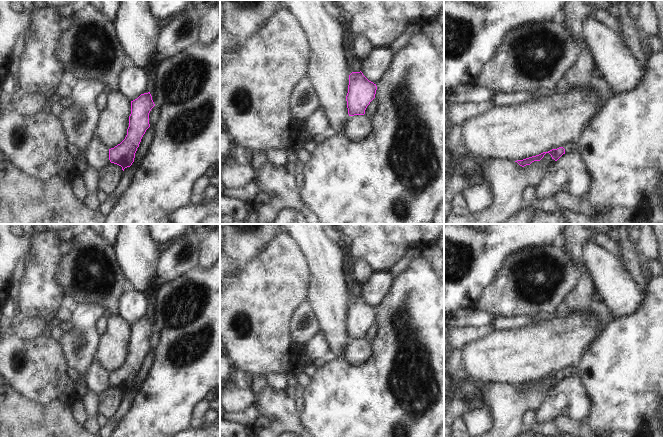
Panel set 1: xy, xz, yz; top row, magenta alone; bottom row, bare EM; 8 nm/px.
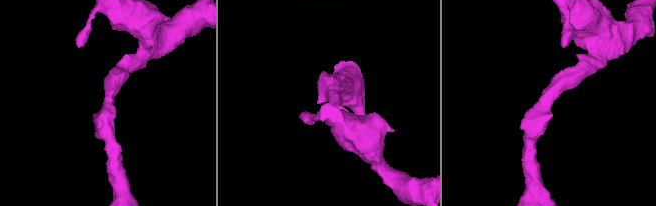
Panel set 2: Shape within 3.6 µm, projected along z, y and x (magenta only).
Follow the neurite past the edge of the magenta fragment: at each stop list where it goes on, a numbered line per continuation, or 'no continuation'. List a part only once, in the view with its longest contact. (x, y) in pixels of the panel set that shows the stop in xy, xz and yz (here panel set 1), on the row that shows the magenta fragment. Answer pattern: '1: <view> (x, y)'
1: yz (569, 147)

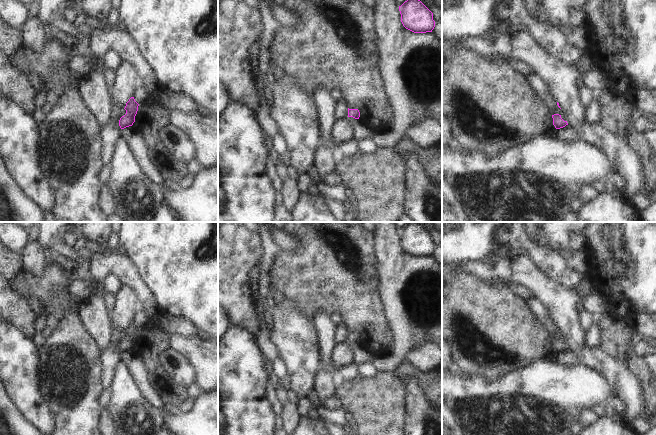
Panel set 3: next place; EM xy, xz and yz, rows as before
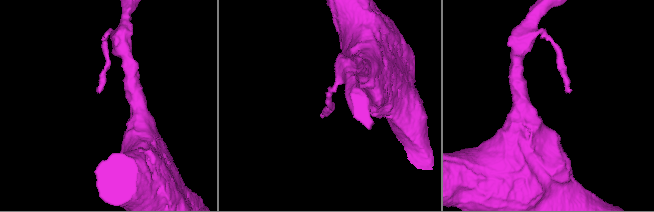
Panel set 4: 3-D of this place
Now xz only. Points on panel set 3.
no continuation

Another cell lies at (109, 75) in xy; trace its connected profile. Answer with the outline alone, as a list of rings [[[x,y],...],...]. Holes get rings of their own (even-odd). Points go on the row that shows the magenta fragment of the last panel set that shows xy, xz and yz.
[[[105,69],[101,71],[105,78],[105,83],[107,85],[107,90],[110,92],[113,88],[113,84],[115,82],[115,71],[112,71],[110,69]]]

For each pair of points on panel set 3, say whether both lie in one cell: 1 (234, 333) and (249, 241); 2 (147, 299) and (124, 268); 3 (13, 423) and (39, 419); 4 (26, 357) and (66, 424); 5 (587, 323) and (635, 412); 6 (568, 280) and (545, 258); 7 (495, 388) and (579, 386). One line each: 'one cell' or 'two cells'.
1: two cells
2: one cell
3: two cells
4: two cells
5: two cells
6: one cell
7: one cell

